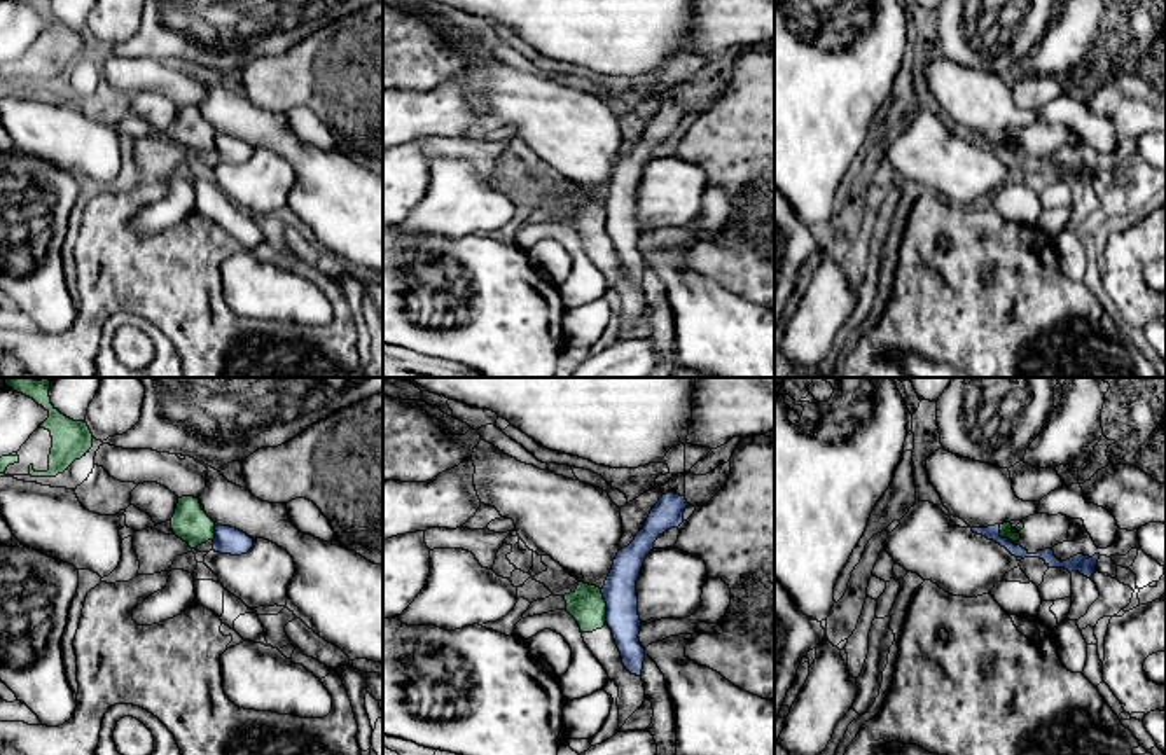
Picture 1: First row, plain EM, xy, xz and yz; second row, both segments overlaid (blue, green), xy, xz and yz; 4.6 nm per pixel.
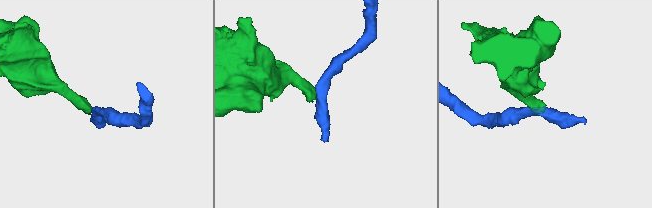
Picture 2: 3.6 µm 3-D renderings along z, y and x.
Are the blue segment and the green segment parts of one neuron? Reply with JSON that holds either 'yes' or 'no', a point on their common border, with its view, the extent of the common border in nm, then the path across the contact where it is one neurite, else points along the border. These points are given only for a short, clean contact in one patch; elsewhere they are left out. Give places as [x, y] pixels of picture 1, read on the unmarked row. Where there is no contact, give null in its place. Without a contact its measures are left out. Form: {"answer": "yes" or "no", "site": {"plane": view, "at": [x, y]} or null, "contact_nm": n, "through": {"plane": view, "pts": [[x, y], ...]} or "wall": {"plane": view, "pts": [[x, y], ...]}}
{"answer": "no", "site": {"plane": "xz", "at": [607, 214]}, "contact_nm": 160, "wall": {"plane": "xz", "pts": [[600, 198], [605, 208], [607, 229]]}}

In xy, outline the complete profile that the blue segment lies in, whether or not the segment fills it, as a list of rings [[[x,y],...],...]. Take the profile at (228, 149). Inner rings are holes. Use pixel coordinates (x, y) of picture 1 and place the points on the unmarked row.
[[[215,135],[213,157],[220,163],[241,164],[253,156],[253,147],[231,135]]]

